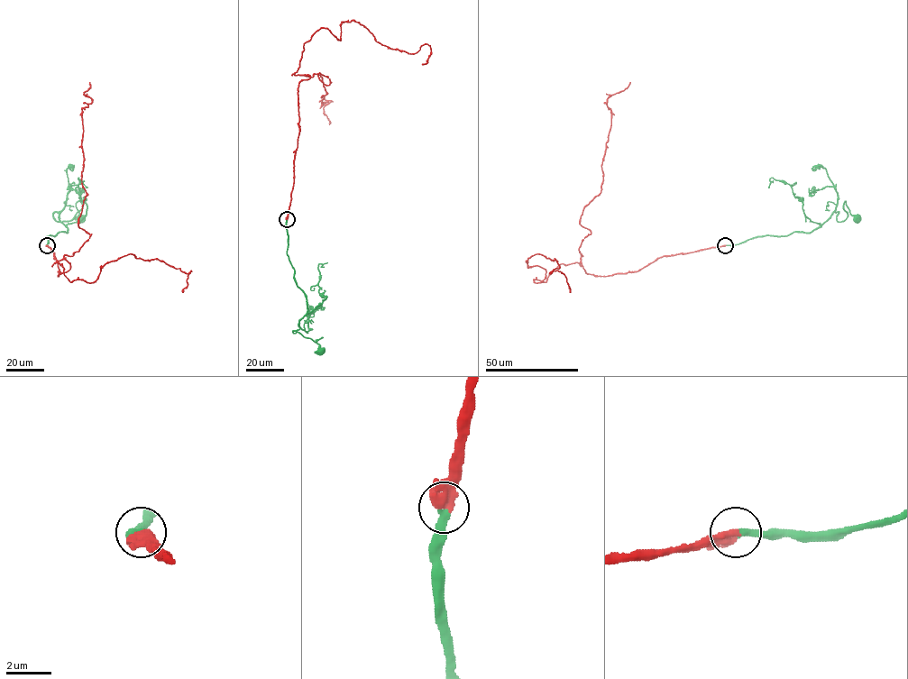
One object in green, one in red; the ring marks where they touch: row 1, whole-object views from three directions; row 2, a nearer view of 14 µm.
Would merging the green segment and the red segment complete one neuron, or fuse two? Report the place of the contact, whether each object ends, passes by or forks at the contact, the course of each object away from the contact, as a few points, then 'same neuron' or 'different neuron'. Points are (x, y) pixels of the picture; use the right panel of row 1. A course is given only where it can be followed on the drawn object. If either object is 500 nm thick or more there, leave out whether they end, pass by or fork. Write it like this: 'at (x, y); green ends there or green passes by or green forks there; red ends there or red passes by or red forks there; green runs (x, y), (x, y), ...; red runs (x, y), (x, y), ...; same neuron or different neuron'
at (725, 245); green runs (726, 245), (811, 232), (834, 212), (843, 221), (845, 201), (857, 218); red runs (725, 245), (607, 276), (581, 259), (540, 282), (545, 270), (526, 261), (555, 259), (571, 292); same neuron

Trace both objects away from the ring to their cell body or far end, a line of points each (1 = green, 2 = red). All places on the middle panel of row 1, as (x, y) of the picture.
1: (287, 220), (287, 255), (307, 313), (293, 333), (314, 342), (322, 337), (316, 341), (320, 351)
2: (287, 219), (304, 44), (322, 28), (340, 40), (354, 20), (394, 50), (427, 44), (423, 65)

